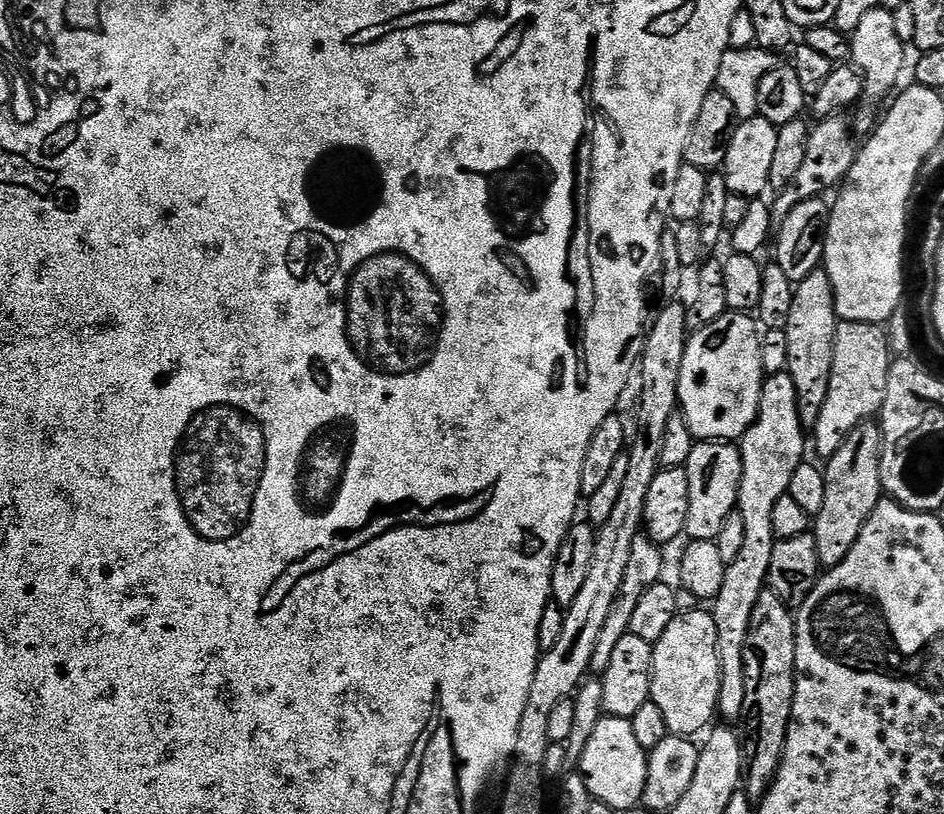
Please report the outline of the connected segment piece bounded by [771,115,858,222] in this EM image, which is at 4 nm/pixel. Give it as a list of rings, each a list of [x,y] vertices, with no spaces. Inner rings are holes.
[[[843,115],[831,116],[829,120],[819,121],[809,131],[806,158],[803,159],[798,174],[795,174],[793,180],[778,192],[776,204],[774,202],[771,205],[773,221],[785,220],[790,210],[794,210],[802,202],[828,194],[824,192],[830,191],[832,187],[835,189],[852,169],[852,164],[856,161],[858,144],[852,141],[852,132],[848,129],[848,124],[844,119]]]

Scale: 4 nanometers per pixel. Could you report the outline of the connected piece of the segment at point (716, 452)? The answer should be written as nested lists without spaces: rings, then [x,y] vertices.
[[[702,440],[693,443],[686,471],[690,482],[690,510],[684,536],[689,541],[716,541],[722,534],[722,526],[726,526],[726,518],[738,508],[740,483],[744,473],[740,449],[735,443],[726,440]]]

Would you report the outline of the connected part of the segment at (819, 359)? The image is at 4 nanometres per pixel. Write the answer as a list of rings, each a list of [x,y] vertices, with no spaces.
[[[817,270],[795,285],[794,306],[790,306],[790,322],[783,328],[788,351],[788,376],[794,382],[798,394],[798,414],[805,429],[815,429],[818,414],[822,414],[822,402],[826,402],[826,390],[830,390],[830,370],[834,358],[834,334],[838,317],[836,299],[828,273]]]

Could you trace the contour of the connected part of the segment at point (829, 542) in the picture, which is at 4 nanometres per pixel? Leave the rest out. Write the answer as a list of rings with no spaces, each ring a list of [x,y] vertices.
[[[875,419],[859,424],[846,438],[840,449],[827,457],[824,477],[826,478],[826,499],[822,510],[814,518],[811,534],[818,542],[818,558],[821,569],[838,566],[854,550],[862,526],[882,499],[880,487],[880,449],[882,437],[880,425]]]

